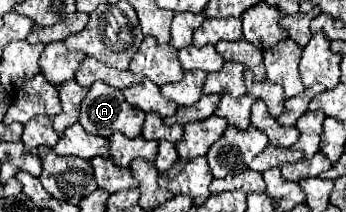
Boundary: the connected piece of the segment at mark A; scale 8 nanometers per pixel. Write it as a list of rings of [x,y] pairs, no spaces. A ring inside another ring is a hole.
[[[95,81],[81,103],[79,123],[87,133],[93,133],[93,135],[111,137],[111,133],[121,131],[127,137],[139,137],[143,121],[145,121],[145,113],[141,109],[133,109],[133,105],[127,105],[121,89],[111,89],[103,81]]]

